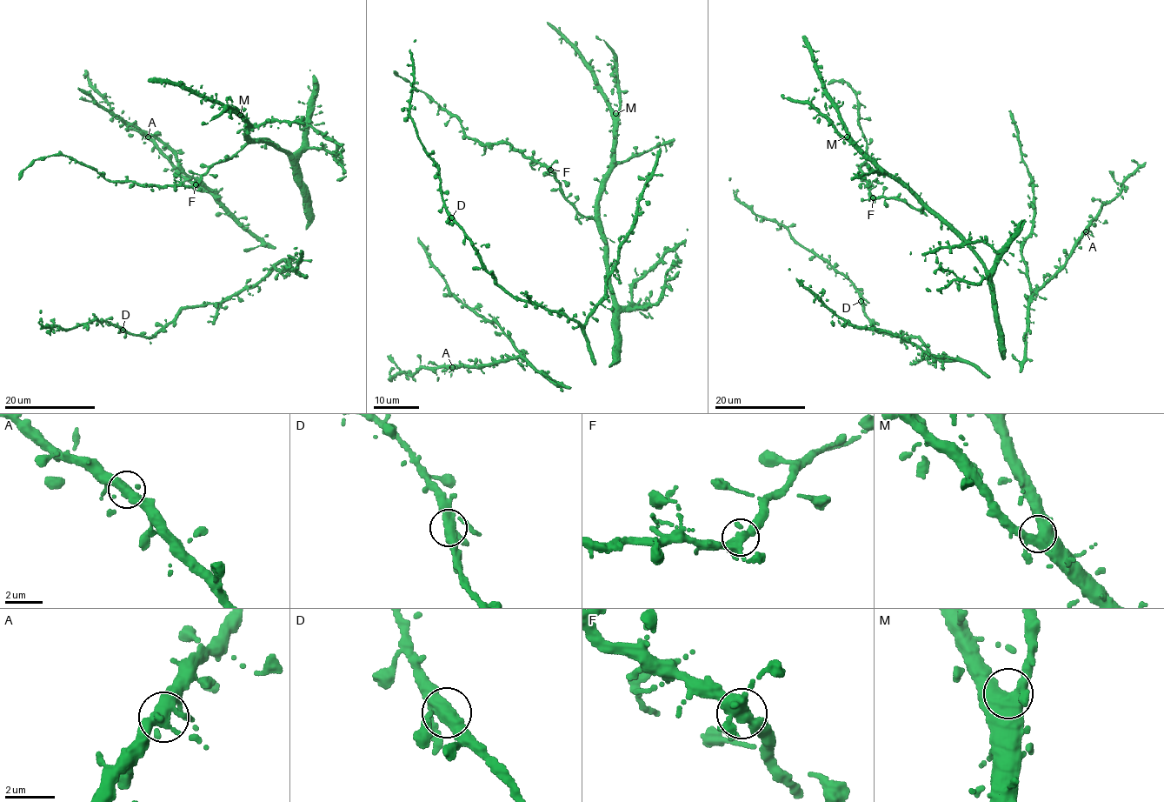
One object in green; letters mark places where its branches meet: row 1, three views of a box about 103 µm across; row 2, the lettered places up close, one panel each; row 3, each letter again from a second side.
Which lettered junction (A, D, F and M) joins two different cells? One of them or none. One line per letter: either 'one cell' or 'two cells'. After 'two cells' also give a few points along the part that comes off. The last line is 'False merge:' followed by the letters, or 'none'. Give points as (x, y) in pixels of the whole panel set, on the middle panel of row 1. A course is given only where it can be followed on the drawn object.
A: one cell
D: one cell
F: one cell
M: one cell
False merge: none

